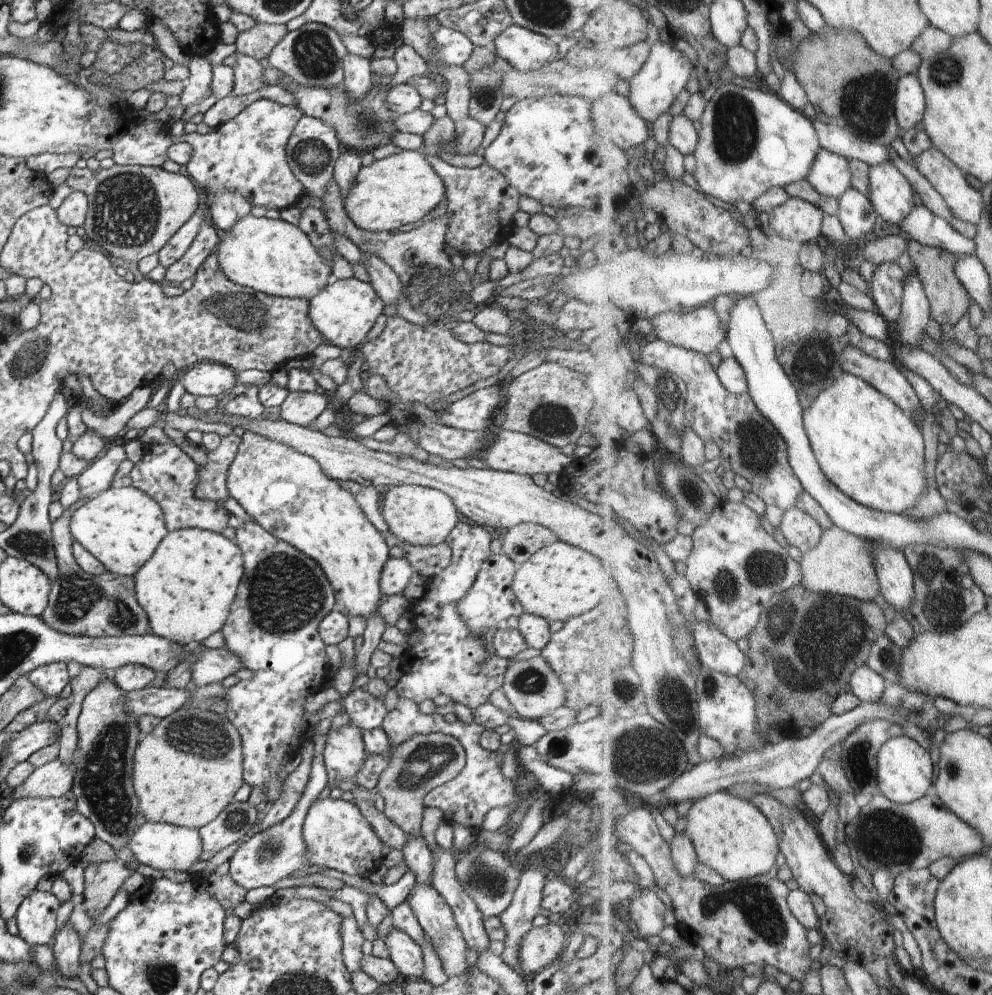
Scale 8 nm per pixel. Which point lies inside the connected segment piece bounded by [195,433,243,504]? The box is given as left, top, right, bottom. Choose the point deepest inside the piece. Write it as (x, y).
(212, 477)

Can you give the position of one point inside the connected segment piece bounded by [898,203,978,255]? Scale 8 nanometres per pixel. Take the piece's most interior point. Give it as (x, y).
(922, 224)

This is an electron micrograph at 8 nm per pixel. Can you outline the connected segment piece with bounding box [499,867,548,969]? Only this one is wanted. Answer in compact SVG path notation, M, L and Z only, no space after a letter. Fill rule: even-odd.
M524 867L512 903L499 917L507 933L504 940L506 948L500 957L512 969L519 966L518 946L521 938L533 928L534 918L542 912L542 892L547 882L544 871Z

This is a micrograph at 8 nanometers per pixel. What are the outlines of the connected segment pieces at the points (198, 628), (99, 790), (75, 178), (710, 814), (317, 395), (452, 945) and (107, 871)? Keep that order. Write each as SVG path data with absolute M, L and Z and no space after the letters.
M201 528L167 531L152 558L133 576L138 604L148 616L150 632L180 645L199 645L212 634L222 630L232 604L236 602L244 576L244 556L240 546L222 533Z
M103 675L95 682L91 691L82 697L82 710L77 720L78 742L74 757L76 776L70 789L76 796L76 810L92 822L95 836L108 842L115 852L128 846L132 834L139 827L136 822L139 813L138 799L133 789L132 772L135 748L142 737L137 718L126 712L127 695L120 692L120 689L112 675Z
M116 165L91 170L72 170L65 183L88 198L85 234L106 252L128 263L156 254L180 230L202 204L198 185L185 173L171 173L162 167Z
M721 791L694 802L688 820L687 834L694 840L701 862L720 872L728 881L767 874L778 864L782 852L779 832L752 800Z
M320 389L314 392L289 392L280 405L279 418L286 423L308 427L329 403L328 394L322 393Z
M416 882L407 896L406 902L412 908L412 912L418 919L418 923L428 940L433 943L433 949L440 957L446 975L449 978L464 975L466 966L468 966L466 959L468 958L469 947L460 928L456 925L450 906L444 901L444 898L432 886L418 885L418 882Z
M121 860L92 863L84 869L82 897L87 902L87 915L93 924L129 876L130 870Z

